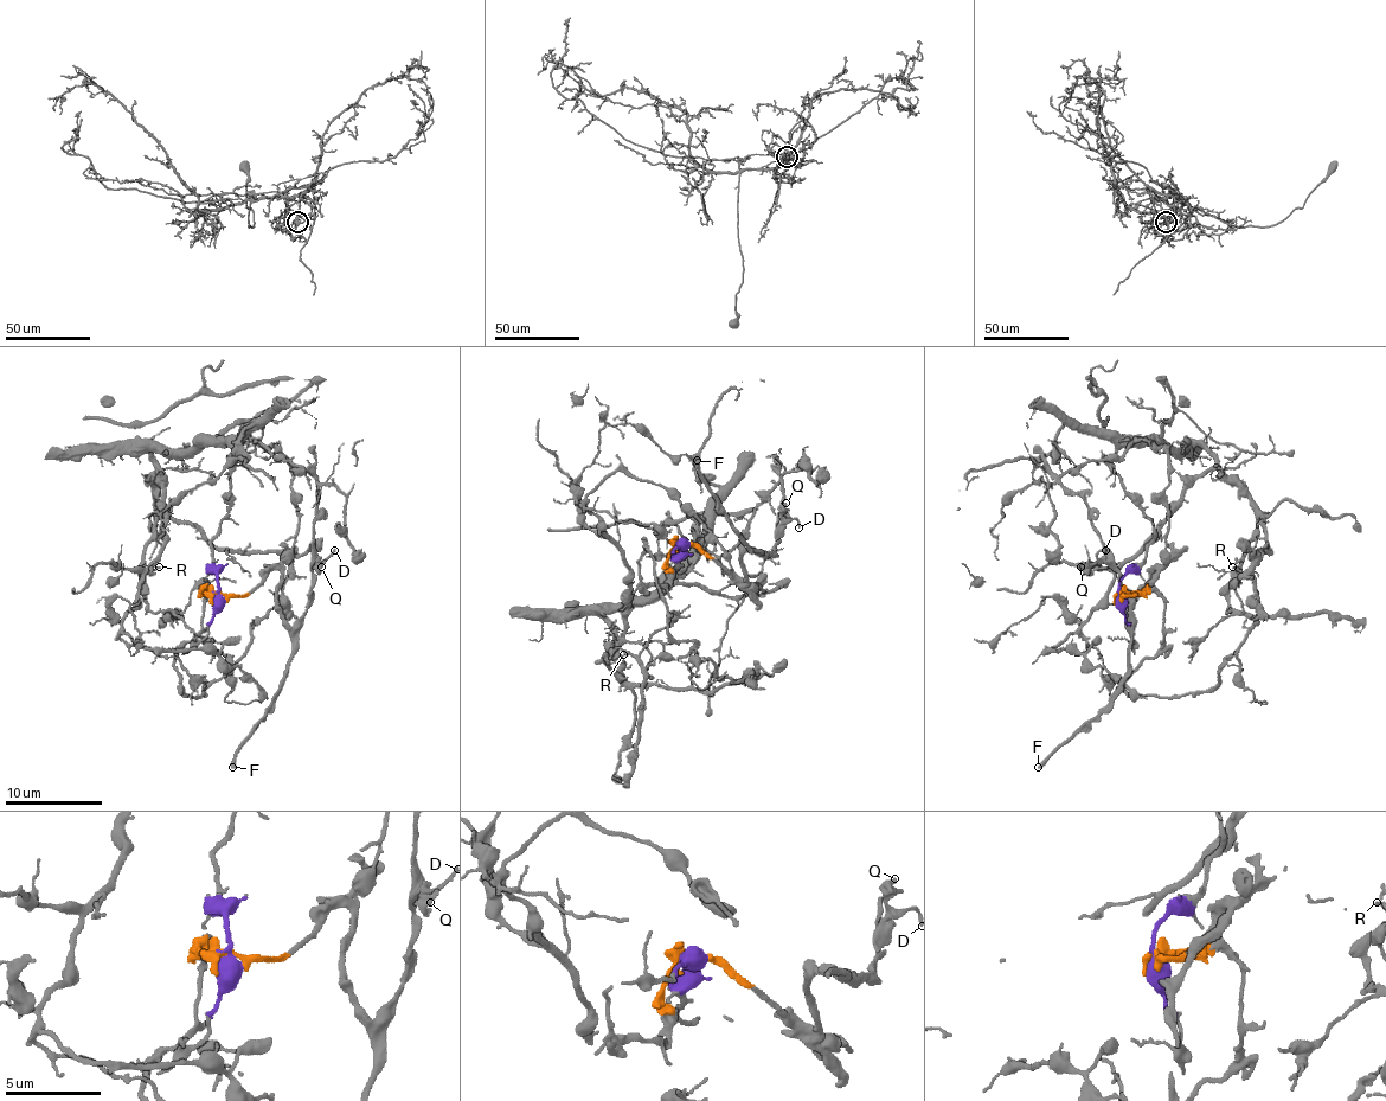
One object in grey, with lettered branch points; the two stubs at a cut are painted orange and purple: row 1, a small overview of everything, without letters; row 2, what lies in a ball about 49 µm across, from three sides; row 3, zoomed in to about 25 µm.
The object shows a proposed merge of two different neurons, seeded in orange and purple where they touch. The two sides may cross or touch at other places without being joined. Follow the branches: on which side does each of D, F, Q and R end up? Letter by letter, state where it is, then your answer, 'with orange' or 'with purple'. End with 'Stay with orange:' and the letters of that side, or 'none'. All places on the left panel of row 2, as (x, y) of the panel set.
D: at (334, 550); with orange
F: at (232, 767); with orange
Q: at (321, 567); with orange
R: at (159, 567); with purple
Stay with orange: D, F, Q

